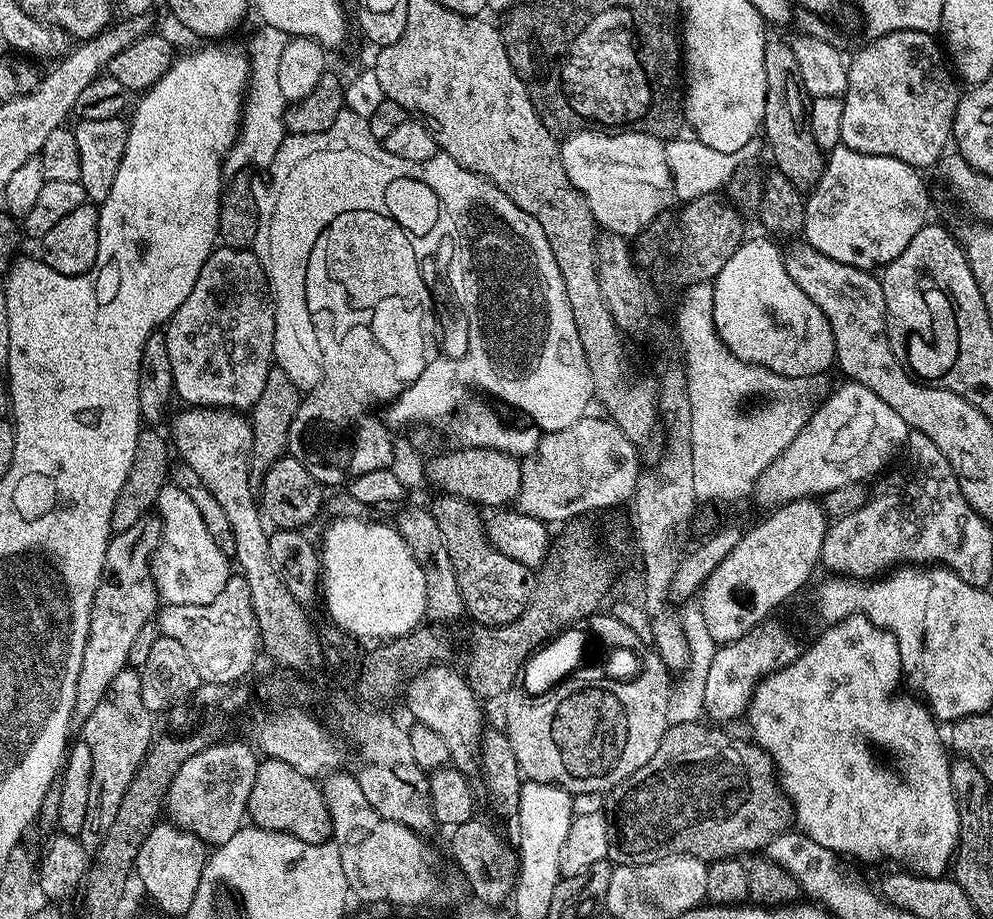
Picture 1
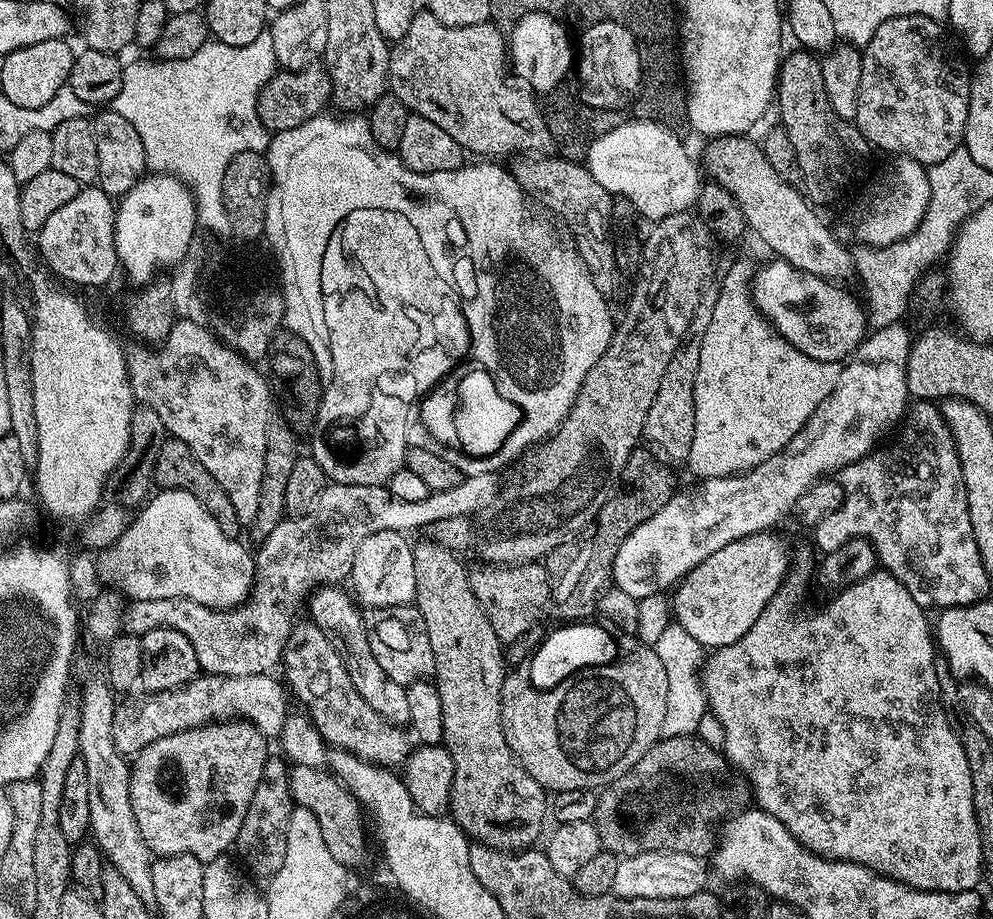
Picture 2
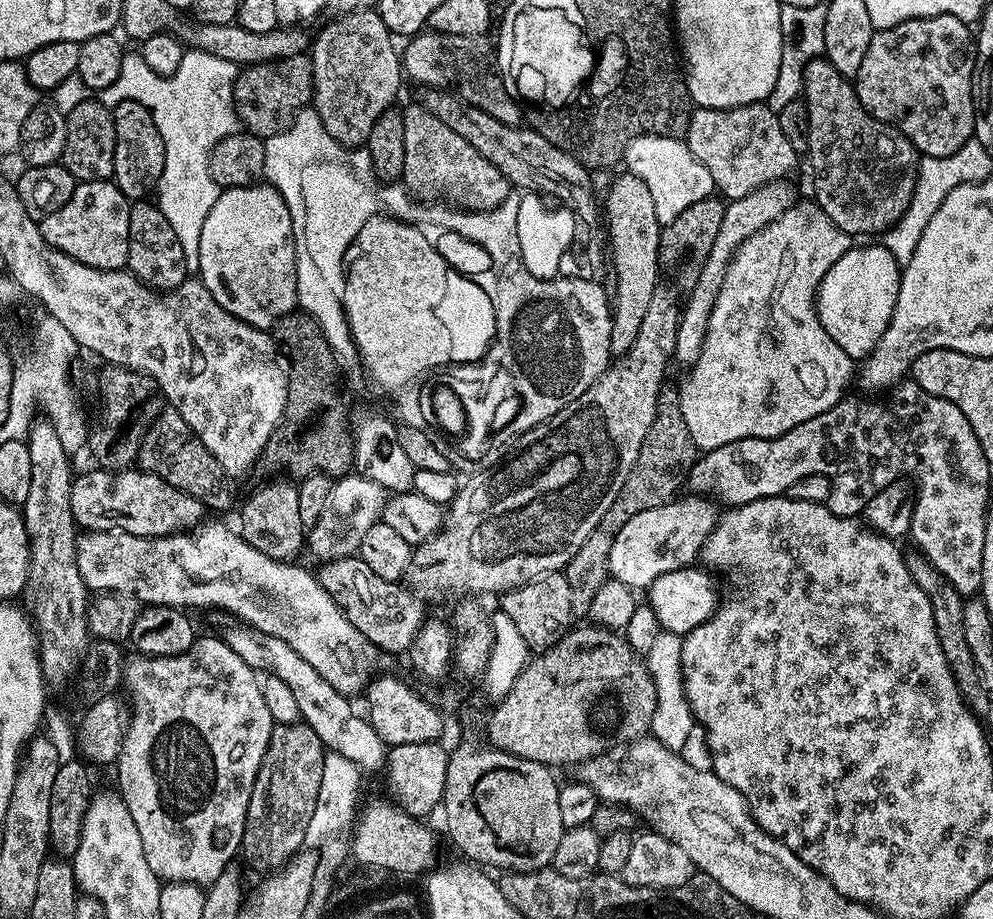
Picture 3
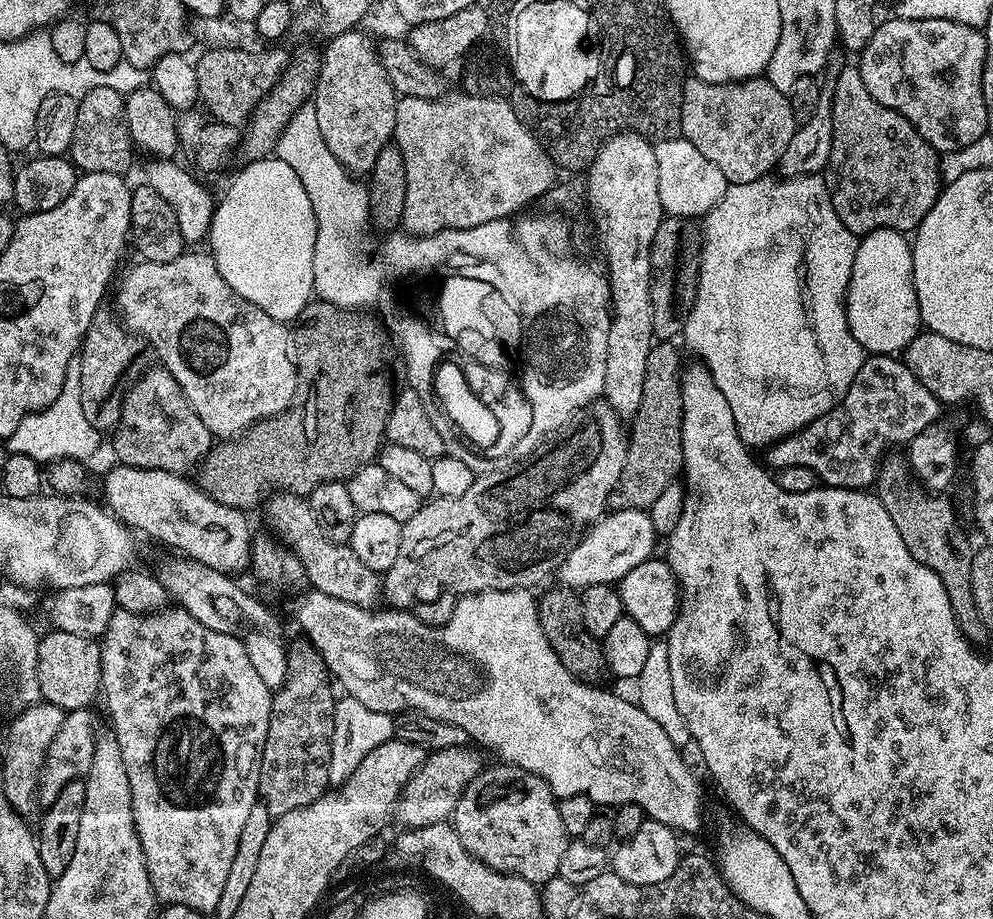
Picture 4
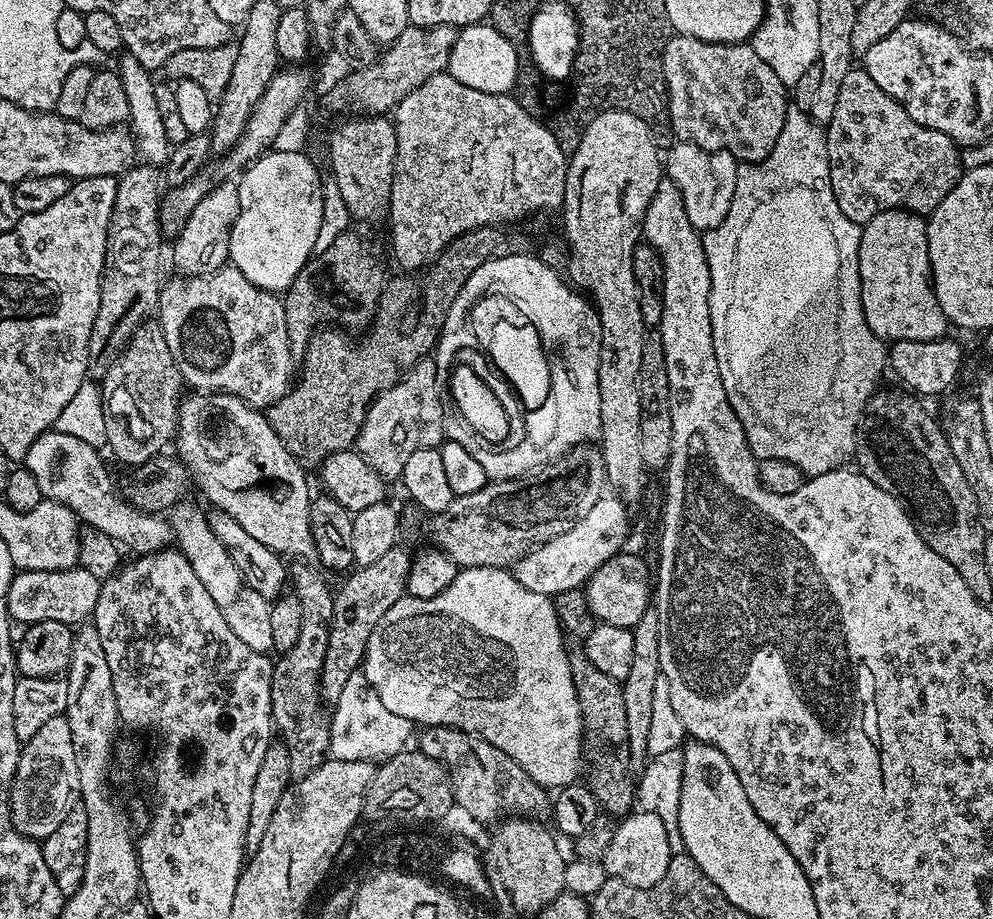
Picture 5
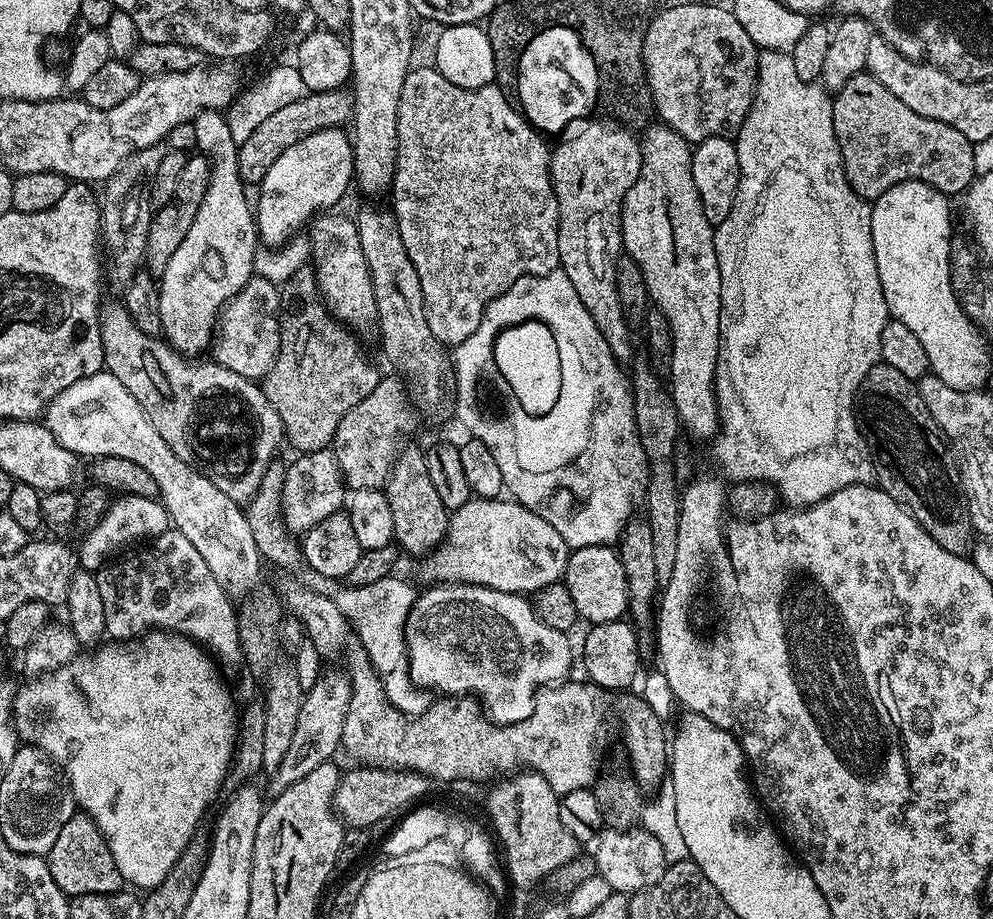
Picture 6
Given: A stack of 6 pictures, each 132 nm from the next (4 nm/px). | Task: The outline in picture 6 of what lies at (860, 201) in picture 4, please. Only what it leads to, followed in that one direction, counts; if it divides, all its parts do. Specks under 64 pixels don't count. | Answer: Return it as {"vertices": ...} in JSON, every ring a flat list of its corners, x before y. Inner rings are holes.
{"vertices":[[867,71,859,72,854,78,850,78,846,82,846,86,842,86,840,91,832,96,832,121,834,122,834,138,838,138,838,146,842,154,844,173,852,189,863,200,875,202,879,196,886,194,886,190,890,190,890,186,894,186,898,182,906,182,907,180,921,180,930,186,934,186,937,193,949,198,955,198,956,195,956,197,959,197,967,192,973,180,977,177,974,162,975,150,972,141,966,138,966,134,954,130,954,126,946,126,946,122,934,122,934,118,922,118,922,114,914,114,914,110,910,110,910,106,906,106,906,102,898,102,898,98,894,98,894,94,890,94,890,90,886,90,886,86,882,86,882,82,878,82,878,78,868,75]]}

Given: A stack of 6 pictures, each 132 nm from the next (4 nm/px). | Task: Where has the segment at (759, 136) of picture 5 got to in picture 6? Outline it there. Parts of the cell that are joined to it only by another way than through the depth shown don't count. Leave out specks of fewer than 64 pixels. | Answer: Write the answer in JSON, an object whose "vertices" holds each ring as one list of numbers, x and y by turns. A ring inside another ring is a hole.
{"vertices":[[676,4,665,12,657,11,652,21,648,69,661,121,693,146,706,138,731,137,739,132,756,96,760,58,755,42,742,30,731,7]]}

